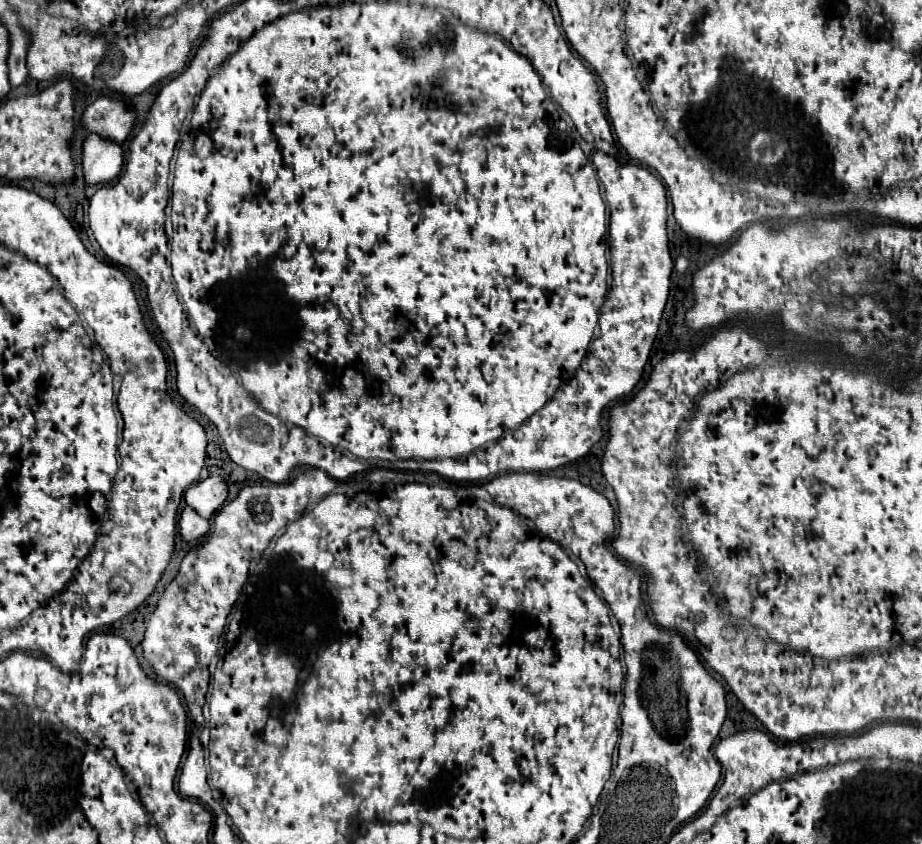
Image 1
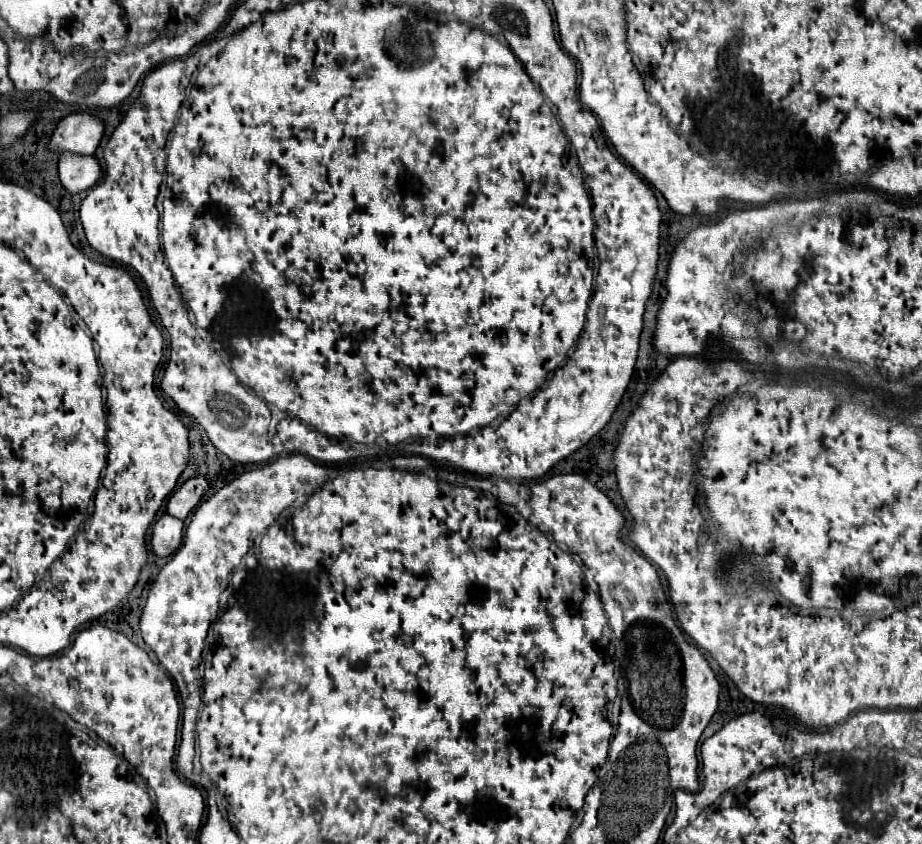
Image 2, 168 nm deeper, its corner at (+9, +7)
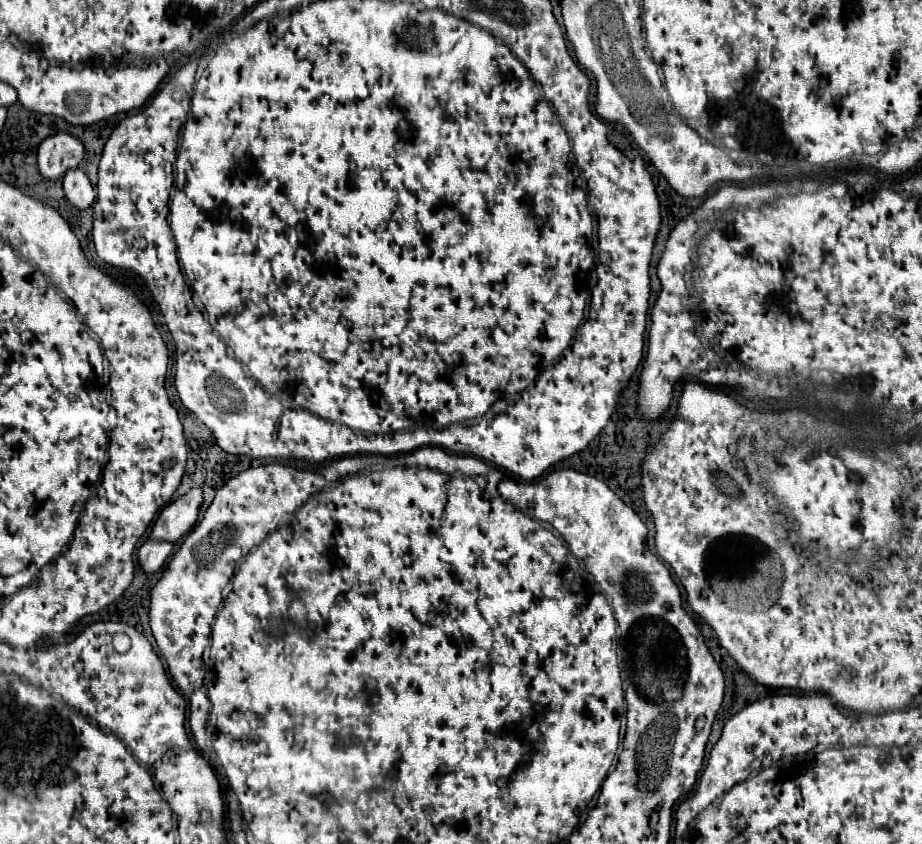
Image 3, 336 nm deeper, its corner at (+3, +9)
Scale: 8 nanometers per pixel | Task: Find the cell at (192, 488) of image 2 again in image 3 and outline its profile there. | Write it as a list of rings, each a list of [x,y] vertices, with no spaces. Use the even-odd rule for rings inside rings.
[[[194,487],[160,511],[150,537],[152,539],[160,537],[164,541],[176,543],[182,535],[186,535],[194,527],[200,505],[202,505],[202,489]]]

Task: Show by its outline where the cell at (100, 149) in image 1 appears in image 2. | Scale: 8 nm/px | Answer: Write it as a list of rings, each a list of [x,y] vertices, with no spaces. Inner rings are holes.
[[[60,155],[58,173],[60,173],[62,187],[68,193],[76,195],[96,185],[102,175],[102,169],[100,169],[98,159],[92,155],[82,157],[82,159],[78,159],[78,155]]]

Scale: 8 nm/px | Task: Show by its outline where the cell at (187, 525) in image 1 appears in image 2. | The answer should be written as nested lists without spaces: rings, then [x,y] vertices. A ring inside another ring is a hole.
[[[162,515],[152,527],[150,547],[152,547],[154,555],[158,555],[158,557],[172,555],[182,543],[182,529],[184,529],[184,523],[180,519]]]

